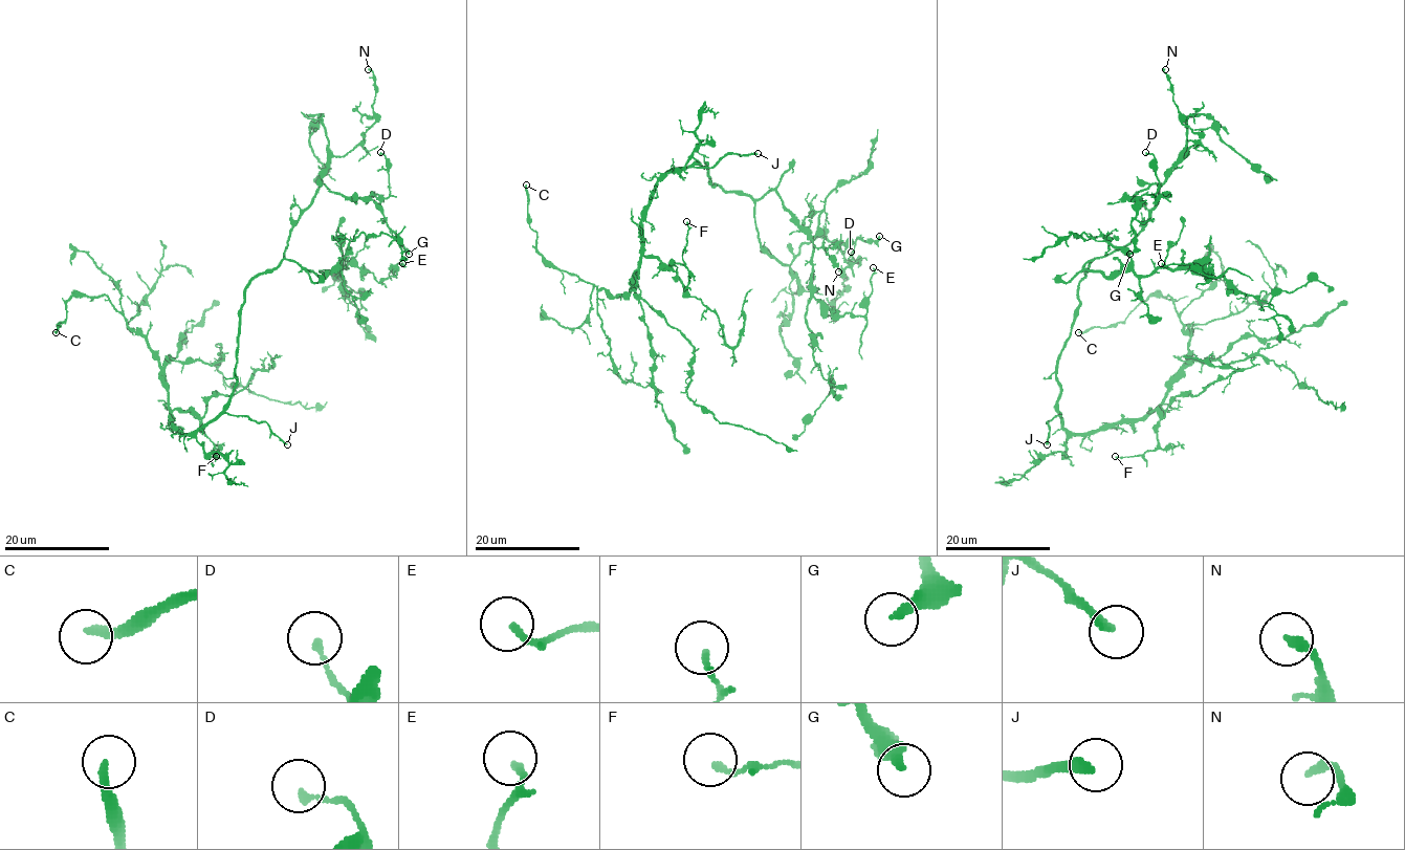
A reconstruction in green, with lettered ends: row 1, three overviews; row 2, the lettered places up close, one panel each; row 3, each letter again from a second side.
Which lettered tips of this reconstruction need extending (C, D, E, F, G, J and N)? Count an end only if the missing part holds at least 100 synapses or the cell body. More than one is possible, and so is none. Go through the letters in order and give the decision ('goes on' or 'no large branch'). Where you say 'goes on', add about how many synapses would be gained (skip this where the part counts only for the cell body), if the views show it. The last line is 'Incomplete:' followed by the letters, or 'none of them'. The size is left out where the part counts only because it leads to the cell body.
C: no large branch
D: no large branch
E: no large branch
F: no large branch
G: no large branch
J: goes on
N: no large branch
Incomplete: J

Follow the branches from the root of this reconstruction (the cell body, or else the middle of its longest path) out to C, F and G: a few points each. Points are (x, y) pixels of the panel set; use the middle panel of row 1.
C: (706, 165), (673, 168), (656, 183), (639, 270), (615, 297), (536, 249), (526, 184)
F: (706, 165), (673, 168), (656, 183), (641, 221), (641, 253), (667, 266), (683, 263), (686, 221)
G: (706, 165), (716, 186), (753, 200), (760, 245), (781, 263), (816, 237), (853, 242), (879, 236)

